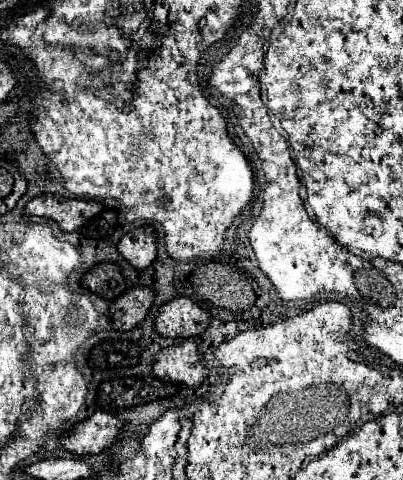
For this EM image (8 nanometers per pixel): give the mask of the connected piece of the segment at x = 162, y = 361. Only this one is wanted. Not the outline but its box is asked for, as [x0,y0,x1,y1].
[151,340,205,386]

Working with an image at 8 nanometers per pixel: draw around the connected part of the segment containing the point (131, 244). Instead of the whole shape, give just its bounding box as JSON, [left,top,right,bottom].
[117,226,157,270]

